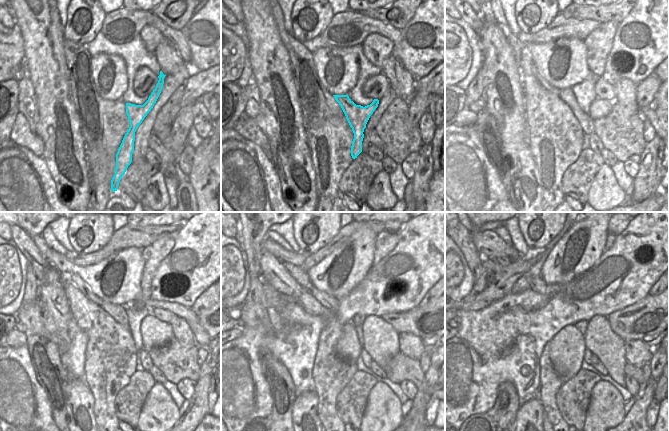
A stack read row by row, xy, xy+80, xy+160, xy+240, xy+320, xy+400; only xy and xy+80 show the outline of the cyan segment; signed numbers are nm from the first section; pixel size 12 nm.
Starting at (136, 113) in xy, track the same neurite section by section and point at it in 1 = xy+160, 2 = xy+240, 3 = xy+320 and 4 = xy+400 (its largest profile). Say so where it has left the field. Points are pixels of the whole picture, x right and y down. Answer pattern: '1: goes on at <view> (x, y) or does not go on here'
1: goes on at xy+160 (538, 75)
2: goes on at xy+240 (76, 279)
3: goes on at xy+320 (300, 276)
4: goes on at xy+400 (504, 261)

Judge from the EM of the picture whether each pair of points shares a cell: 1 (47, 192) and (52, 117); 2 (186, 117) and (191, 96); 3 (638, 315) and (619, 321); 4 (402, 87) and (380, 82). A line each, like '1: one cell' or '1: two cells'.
1: two cells
2: two cells
3: one cell
4: two cells

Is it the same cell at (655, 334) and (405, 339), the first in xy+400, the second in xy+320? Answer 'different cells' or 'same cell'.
different cells

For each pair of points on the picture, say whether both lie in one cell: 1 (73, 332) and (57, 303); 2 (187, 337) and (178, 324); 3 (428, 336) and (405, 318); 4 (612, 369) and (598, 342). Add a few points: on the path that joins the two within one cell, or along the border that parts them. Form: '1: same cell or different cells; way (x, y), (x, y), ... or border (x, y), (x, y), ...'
1: different cells; border (72, 317), (68, 324), (69, 344), (67, 346)
2: same cell; way (184, 334), (180, 327)
3: same cell; way (422, 332), (411, 322)
4: same cell; way (612, 362), (612, 356), (605, 349)

